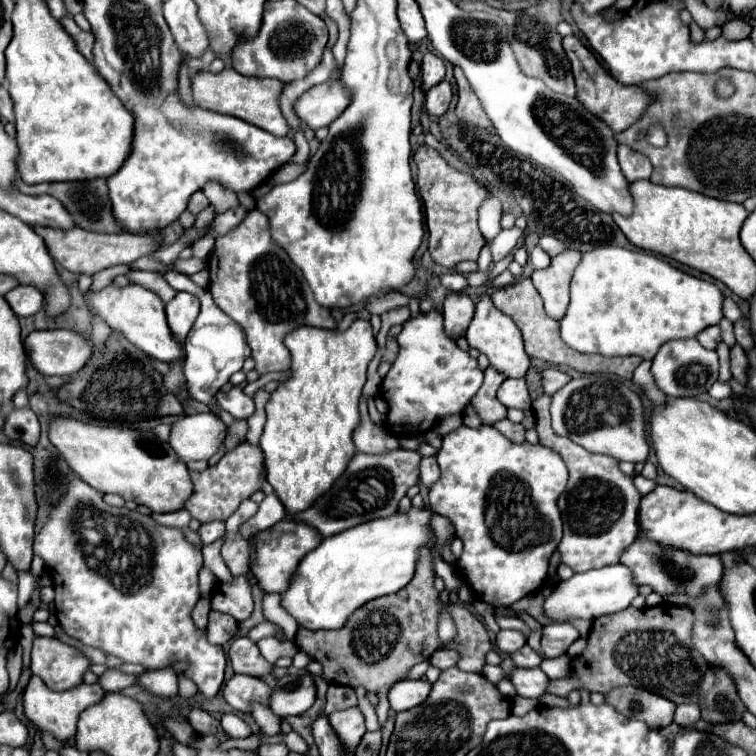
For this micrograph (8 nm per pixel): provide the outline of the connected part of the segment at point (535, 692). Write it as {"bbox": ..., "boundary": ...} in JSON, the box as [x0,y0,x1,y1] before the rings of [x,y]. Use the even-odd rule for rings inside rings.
{"bbox":[510,667,548,697],"boundary":[[[514,667],[510,673],[510,681],[516,687],[520,697],[540,697],[546,693],[548,677],[542,673],[542,669],[520,669]]]}

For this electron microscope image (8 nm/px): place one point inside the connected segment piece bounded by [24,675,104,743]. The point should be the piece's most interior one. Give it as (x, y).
(56, 713)

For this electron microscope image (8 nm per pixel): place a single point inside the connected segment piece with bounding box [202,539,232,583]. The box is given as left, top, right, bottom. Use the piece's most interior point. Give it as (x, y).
(212, 560)

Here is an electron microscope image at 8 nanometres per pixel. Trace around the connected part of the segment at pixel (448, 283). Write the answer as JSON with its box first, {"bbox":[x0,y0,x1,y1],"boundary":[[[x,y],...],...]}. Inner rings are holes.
{"bbox":[440,273,468,293],"boundary":[[[444,273],[444,275],[440,275],[440,283],[442,283],[442,287],[446,287],[448,291],[454,291],[454,293],[462,293],[468,285],[464,275],[460,275],[460,273]]]}

